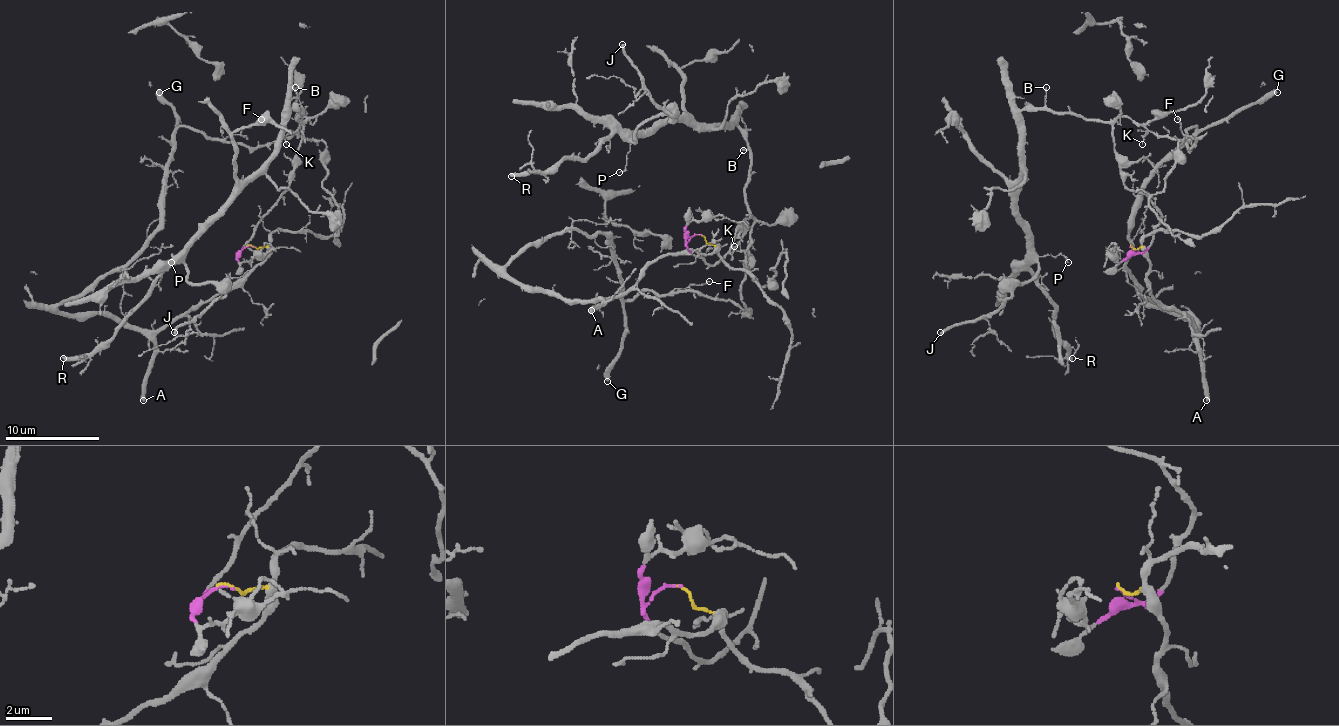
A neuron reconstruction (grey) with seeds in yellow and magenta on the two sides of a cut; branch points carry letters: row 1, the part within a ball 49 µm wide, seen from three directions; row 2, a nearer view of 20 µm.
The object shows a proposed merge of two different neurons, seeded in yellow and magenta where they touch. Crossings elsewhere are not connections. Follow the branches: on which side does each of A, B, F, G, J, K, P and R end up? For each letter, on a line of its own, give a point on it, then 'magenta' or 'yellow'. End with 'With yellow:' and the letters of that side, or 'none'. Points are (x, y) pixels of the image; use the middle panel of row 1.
A: at (591, 310); yellow
B: at (743, 150); magenta
F: at (709, 281); yellow
G: at (607, 381); yellow
J: at (622, 44); magenta
K: at (734, 246); magenta
P: at (619, 172); magenta
R: at (511, 176); magenta
With yellow: A, F, G

